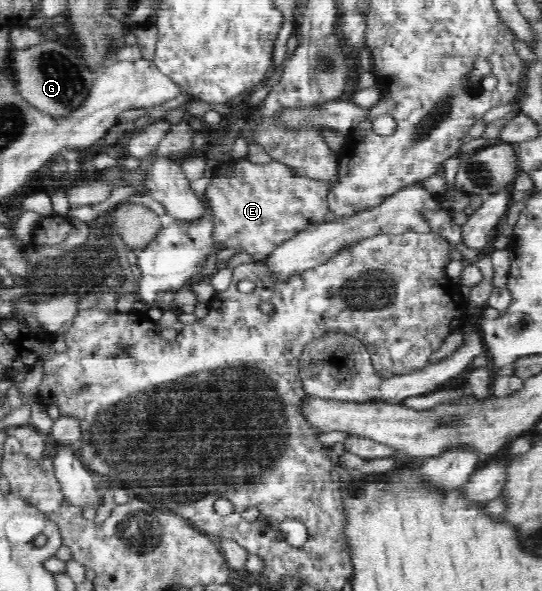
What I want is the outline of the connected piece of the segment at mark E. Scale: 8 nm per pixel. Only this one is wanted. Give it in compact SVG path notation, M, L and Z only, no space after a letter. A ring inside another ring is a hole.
M249 160L221 161L212 180L205 189L204 200L214 216L214 244L220 249L232 247L249 253L257 263L266 260L272 248L292 239L306 227L324 222L326 213L330 211L327 205L327 195L331 185L327 181L312 179L300 174L292 174L291 170L280 162L271 160L266 164L254 164Z

